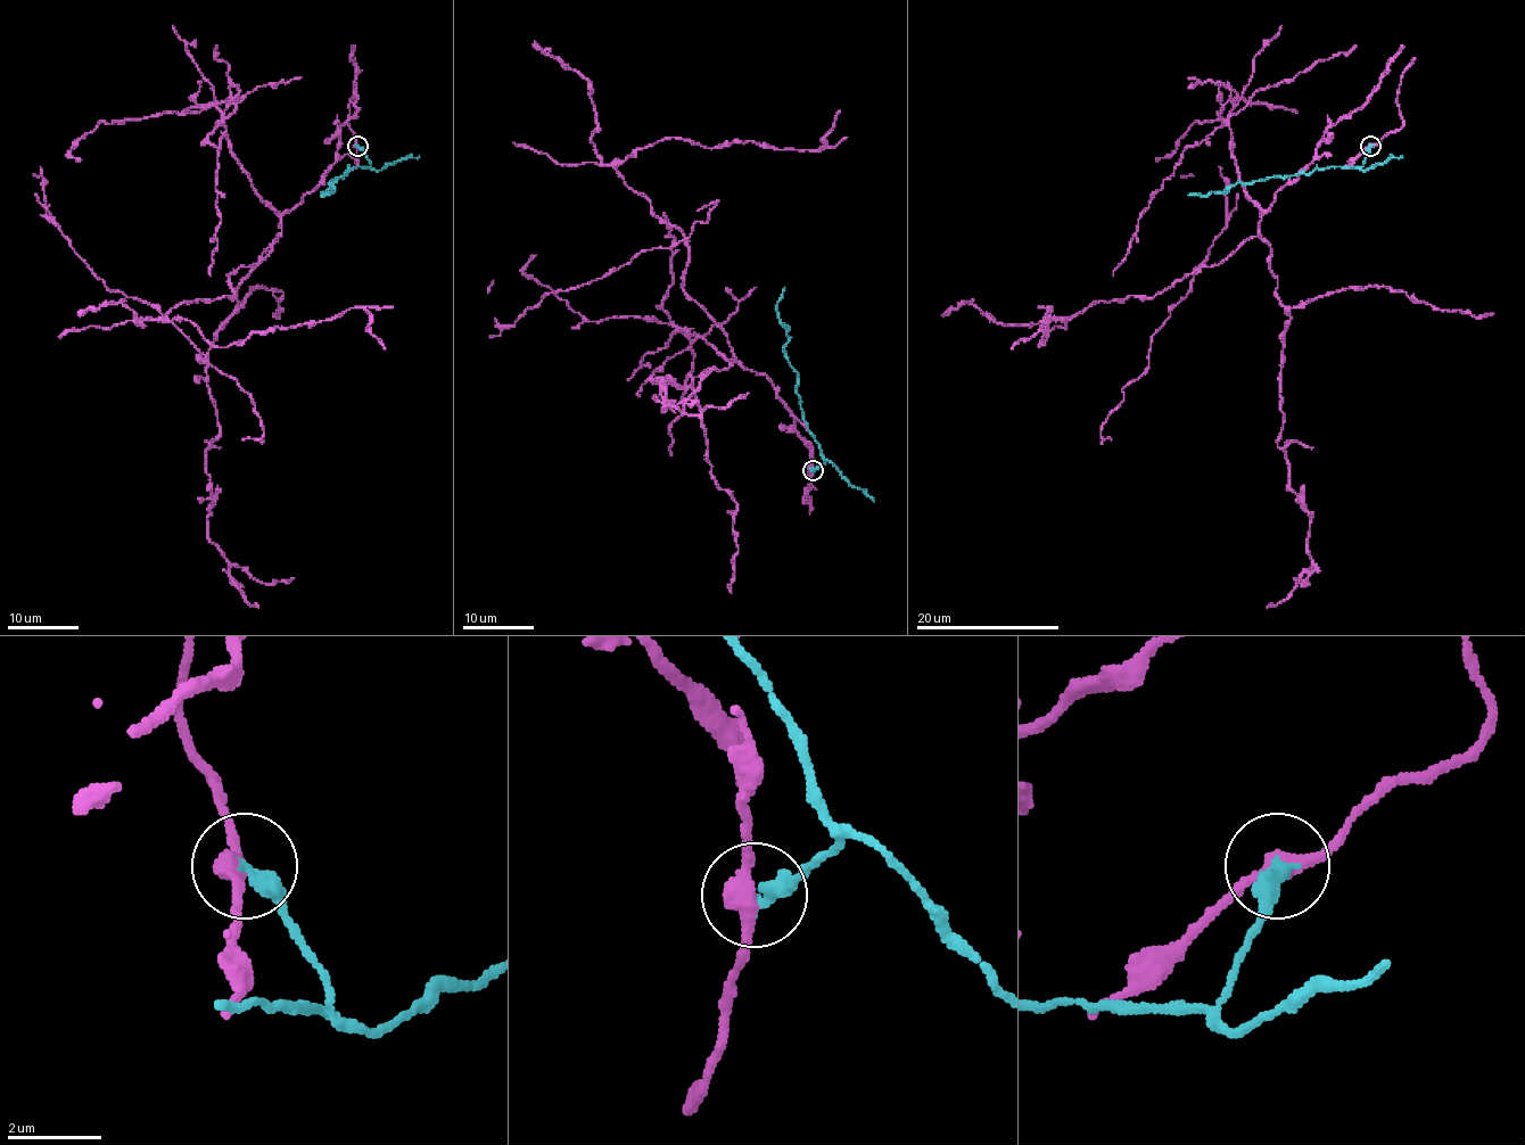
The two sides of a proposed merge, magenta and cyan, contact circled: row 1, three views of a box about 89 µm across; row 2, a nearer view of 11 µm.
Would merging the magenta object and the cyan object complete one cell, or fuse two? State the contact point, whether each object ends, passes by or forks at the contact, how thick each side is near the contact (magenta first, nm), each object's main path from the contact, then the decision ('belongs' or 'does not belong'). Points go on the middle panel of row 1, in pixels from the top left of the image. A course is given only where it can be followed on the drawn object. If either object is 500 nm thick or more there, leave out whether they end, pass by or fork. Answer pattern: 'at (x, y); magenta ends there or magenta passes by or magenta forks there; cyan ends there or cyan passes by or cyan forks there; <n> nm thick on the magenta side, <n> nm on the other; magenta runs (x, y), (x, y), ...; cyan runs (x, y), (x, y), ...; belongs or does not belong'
at (813, 470); magenta passes by; cyan ends there; 360 nm thick on the magenta side, 380 nm on the other; magenta runs (812, 469), (802, 502), (791, 412), (616, 167), (674, 137), (816, 149), (840, 110); cyan runs (813, 469), (825, 462), (804, 419), (797, 371), (784, 349), (788, 336), (777, 305), (784, 287); does not belong

